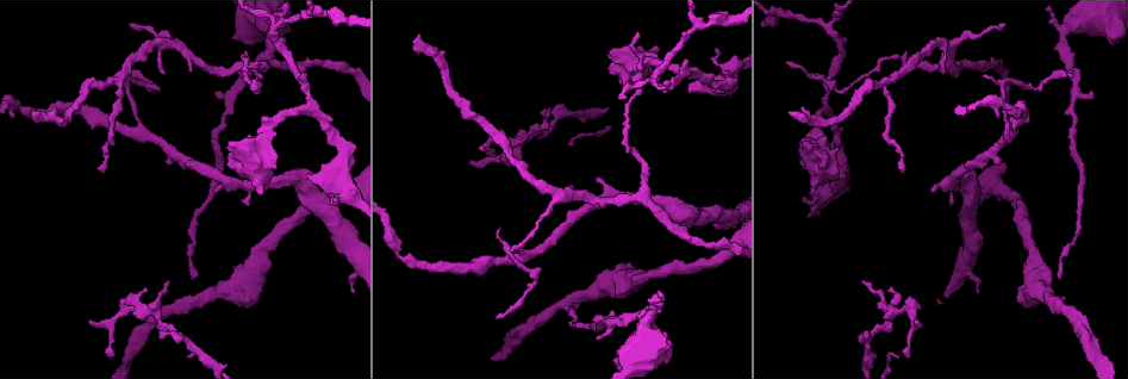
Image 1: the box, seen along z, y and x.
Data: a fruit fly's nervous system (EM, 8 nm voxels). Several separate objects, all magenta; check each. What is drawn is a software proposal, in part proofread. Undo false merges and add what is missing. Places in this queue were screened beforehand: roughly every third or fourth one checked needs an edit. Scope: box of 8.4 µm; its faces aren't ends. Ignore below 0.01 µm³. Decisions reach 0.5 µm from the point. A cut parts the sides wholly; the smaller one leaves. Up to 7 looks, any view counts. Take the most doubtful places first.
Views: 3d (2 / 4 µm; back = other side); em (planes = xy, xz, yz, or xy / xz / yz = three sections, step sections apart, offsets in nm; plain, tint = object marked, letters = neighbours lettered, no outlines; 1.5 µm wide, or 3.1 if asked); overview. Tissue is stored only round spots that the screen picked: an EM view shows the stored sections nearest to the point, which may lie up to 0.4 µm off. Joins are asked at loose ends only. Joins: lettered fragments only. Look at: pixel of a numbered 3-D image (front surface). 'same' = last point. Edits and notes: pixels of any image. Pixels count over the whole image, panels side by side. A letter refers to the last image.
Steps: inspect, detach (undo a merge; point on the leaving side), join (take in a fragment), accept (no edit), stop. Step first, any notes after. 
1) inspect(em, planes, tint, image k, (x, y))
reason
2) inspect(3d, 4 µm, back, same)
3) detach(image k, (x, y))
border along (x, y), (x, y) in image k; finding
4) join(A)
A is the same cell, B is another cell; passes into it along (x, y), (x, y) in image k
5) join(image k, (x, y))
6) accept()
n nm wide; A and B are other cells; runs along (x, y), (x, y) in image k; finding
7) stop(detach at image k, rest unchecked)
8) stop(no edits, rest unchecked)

inspect(3d, 2 µm, back, image 1, (791, 113))
branch stops here

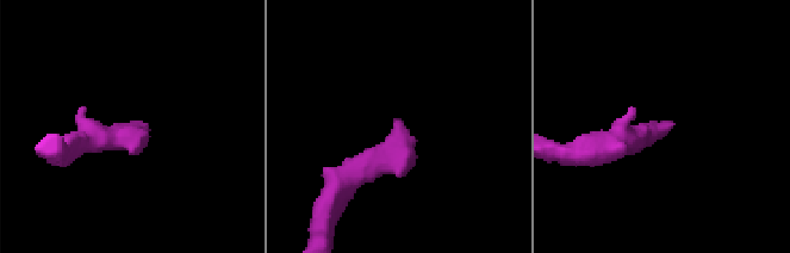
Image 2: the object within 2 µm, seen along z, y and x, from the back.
inspect(em, planes, plain, image 2, (671, 127))
shape alone is not enough

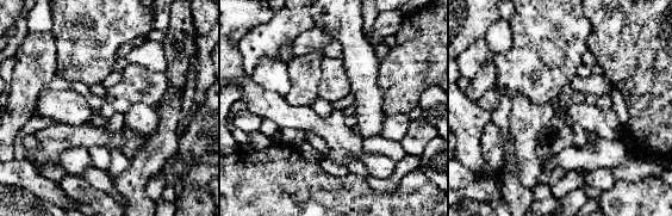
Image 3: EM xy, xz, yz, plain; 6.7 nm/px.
inspect(em, planes, letters, same)

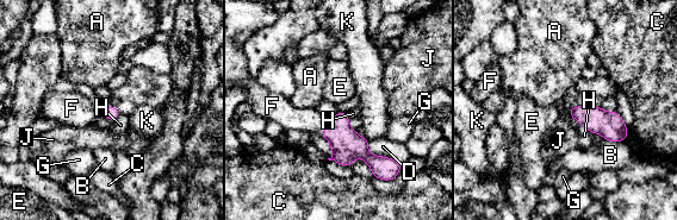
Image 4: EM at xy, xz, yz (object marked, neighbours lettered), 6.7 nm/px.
join(F)
D touches over 280 nm; F is the same cell, A, B, C, D, E, G, H, J and K are other cells; it goes on there

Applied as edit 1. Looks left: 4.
inspect(3d, 2 µm, image 1, (916, 322))
tapers out

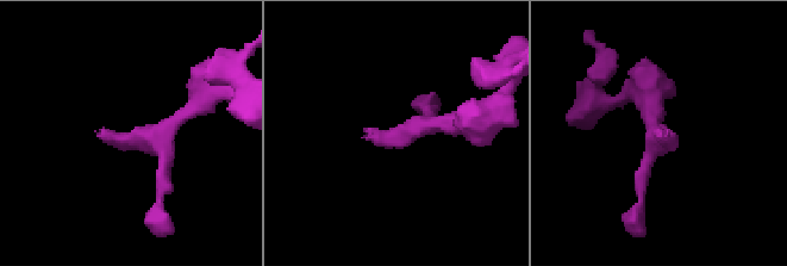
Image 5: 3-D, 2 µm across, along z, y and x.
inspect(em, yz, step 8, tint, image 5, (100, 135))
now the EM

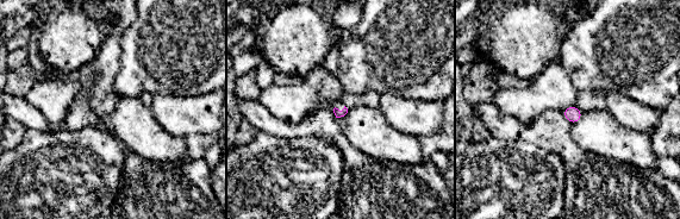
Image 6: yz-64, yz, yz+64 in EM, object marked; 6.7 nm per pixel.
inspect(em, xy, step 4, letters, same)

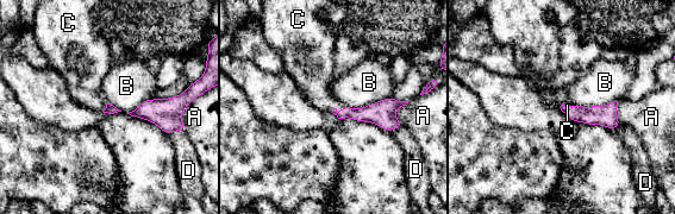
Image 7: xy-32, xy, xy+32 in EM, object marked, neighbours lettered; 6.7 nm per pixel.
join(C)
C is the same cell, A, B and D are other cells; passes into it along (374, 113), (337, 112), (314, 83) in image 7; it goes on there

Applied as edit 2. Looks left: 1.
stop(join at image 4, join at image 7, rest unchecked)

